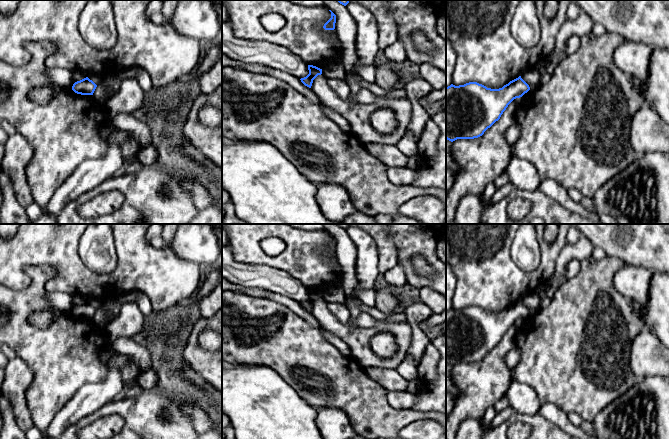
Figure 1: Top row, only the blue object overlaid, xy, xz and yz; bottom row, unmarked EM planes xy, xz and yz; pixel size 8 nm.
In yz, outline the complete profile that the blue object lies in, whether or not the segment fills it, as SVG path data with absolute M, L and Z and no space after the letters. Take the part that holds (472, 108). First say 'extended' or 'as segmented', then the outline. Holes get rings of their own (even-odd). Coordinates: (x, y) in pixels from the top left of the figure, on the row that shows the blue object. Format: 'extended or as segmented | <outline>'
as segmented | M519 76L499 89L491 89L477 82L446 87L446 139L474 139L498 121L508 105L530 90L529 85Z

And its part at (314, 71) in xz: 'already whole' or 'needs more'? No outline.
already whole

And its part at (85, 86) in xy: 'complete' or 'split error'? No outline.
complete

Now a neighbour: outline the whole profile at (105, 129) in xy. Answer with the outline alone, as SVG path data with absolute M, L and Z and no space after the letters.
M109 120L106 123L102 124L100 126L100 128L98 129L101 137L103 137L104 139L109 139L109 136L111 134L111 132L114 130L114 126L112 124L112 122Z

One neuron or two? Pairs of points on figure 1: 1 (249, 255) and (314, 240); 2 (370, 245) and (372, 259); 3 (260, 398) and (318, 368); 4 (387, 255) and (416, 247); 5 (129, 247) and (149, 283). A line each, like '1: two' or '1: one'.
1: one
2: one
3: two
4: two
5: one

